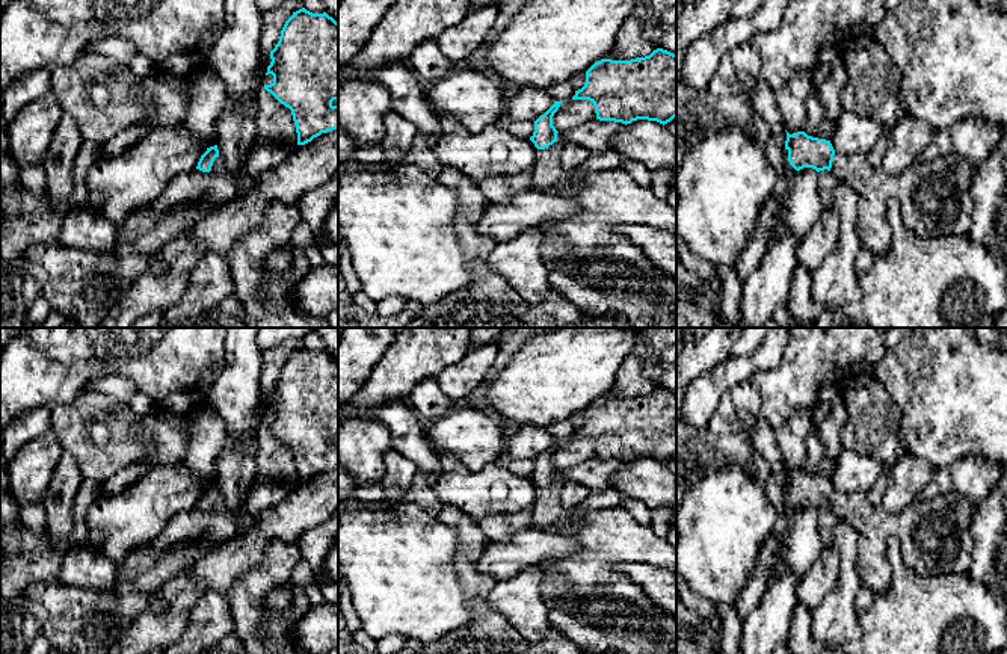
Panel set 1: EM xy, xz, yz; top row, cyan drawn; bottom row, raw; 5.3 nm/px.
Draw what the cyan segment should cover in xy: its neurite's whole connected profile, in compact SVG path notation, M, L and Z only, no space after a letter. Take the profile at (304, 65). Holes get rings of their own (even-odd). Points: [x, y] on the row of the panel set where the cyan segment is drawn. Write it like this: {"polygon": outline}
{"polygon": "M305 8L285 21L275 48L270 51L267 74L273 76L264 89L288 107L297 133L297 145L305 145L322 133L338 128L338 23L326 12L313 14Z"}

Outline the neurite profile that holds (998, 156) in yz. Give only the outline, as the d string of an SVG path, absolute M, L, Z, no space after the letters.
M1007 127L989 159L977 166L971 198L971 239L998 252L1007 264Z

